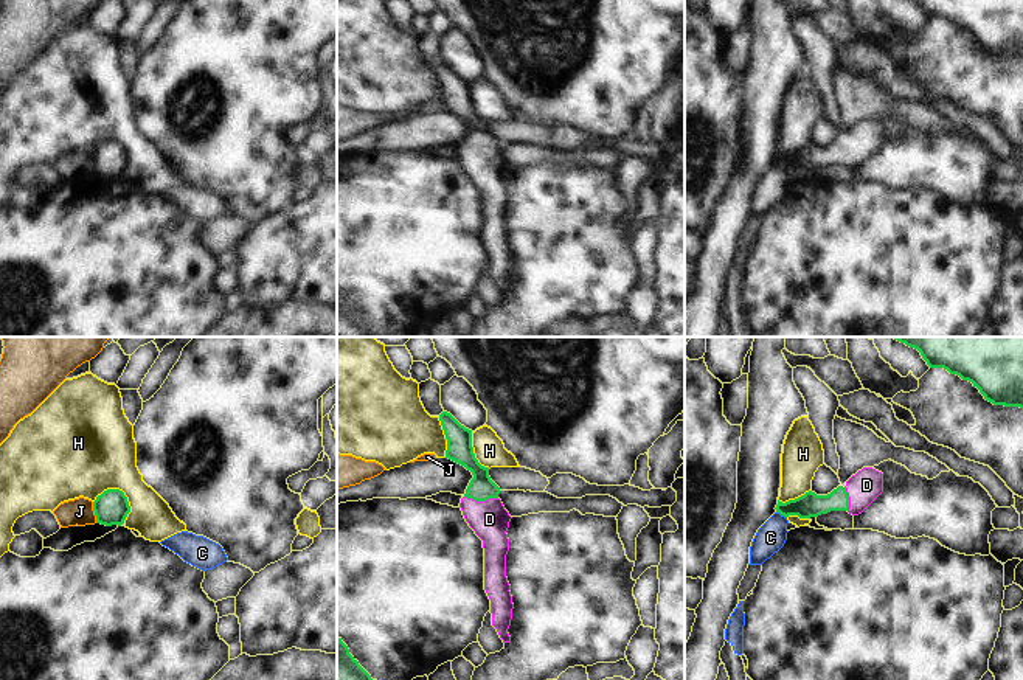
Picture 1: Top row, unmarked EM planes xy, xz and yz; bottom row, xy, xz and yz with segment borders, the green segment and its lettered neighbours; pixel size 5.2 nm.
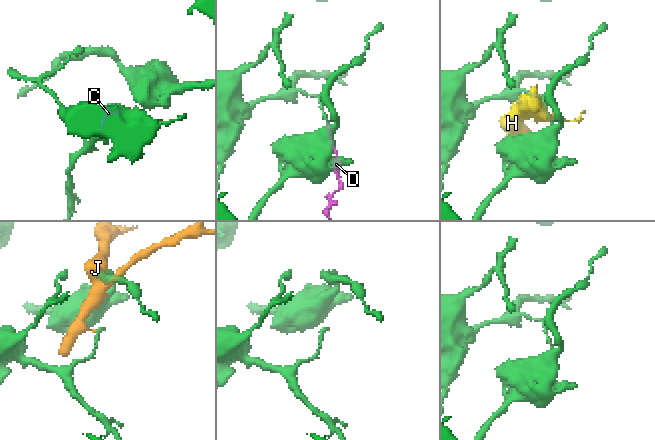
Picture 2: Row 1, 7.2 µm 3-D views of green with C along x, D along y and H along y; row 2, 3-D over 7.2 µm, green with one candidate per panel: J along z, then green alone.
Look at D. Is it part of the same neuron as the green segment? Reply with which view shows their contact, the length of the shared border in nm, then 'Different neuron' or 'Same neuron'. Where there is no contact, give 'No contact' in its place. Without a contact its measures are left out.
Touches green in xz. Shared border 180 nm. Same neuron

